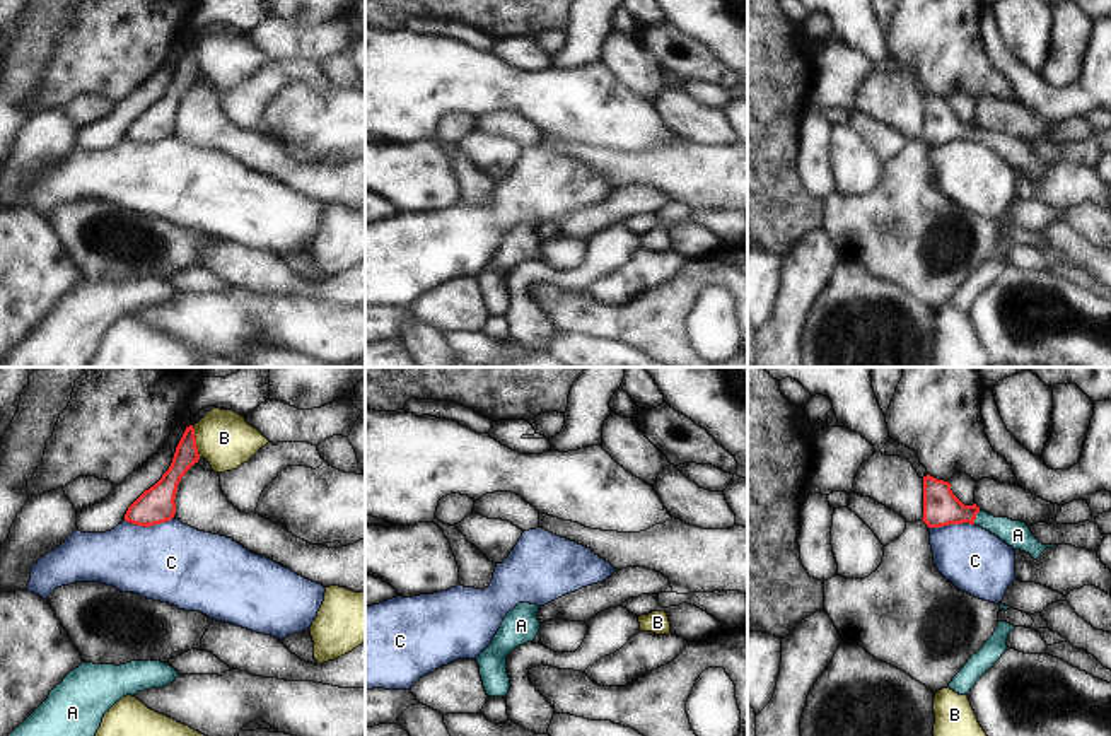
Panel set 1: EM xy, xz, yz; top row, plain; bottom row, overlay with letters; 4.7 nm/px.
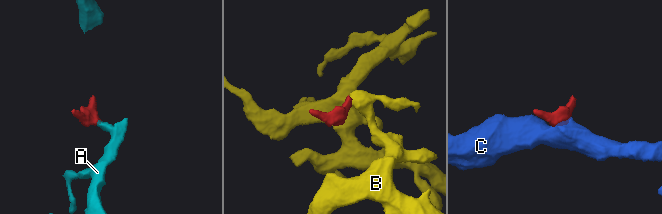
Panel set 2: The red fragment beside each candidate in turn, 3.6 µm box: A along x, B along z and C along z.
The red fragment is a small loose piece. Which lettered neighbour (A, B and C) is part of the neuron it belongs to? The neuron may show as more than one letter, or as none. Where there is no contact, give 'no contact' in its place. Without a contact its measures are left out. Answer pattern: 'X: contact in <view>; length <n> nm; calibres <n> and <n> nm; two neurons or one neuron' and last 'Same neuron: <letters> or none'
A: contact in yz; length 70 nm; calibres 180 and 130 nm; one neuron
B: contact in xy; length 160 nm; calibres 110 and 260 nm; two neurons
C: contact in xy; length 240 nm; calibres 170 and 380 nm; two neurons
Same neuron: A

